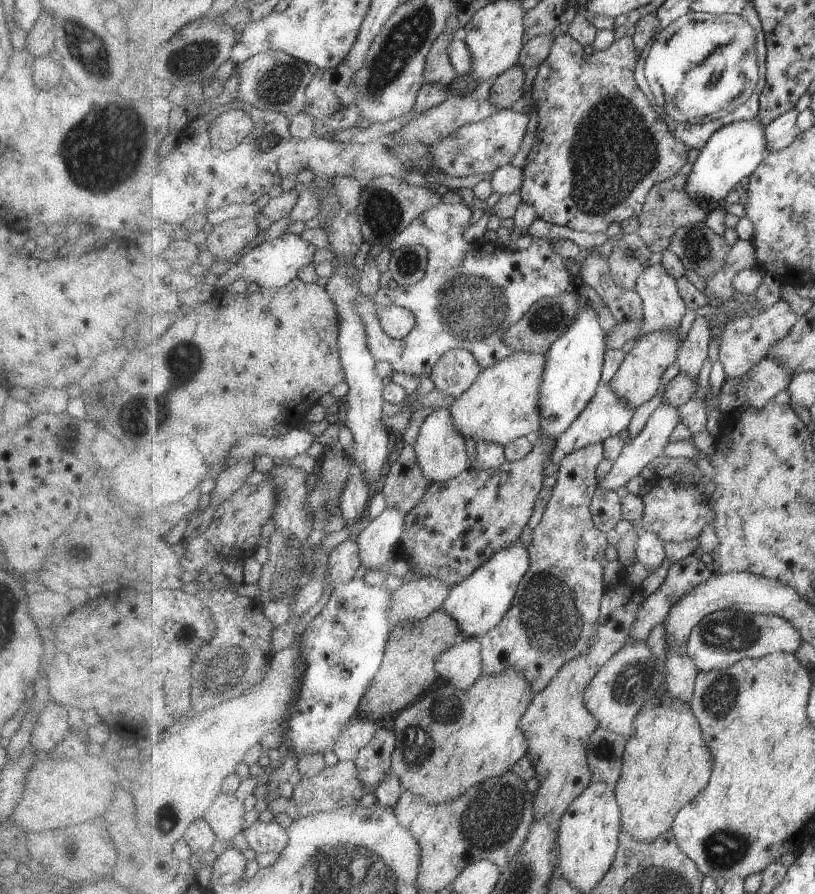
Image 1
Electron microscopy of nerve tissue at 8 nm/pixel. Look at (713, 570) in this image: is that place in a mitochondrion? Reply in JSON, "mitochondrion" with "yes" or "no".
{"mitochondrion":"no"}

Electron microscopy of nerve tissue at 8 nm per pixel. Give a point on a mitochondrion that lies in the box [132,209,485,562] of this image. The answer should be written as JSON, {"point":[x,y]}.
{"point":[184,361]}

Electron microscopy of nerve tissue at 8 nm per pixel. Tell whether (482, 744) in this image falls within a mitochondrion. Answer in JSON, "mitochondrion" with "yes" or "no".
{"mitochondrion":"no"}

